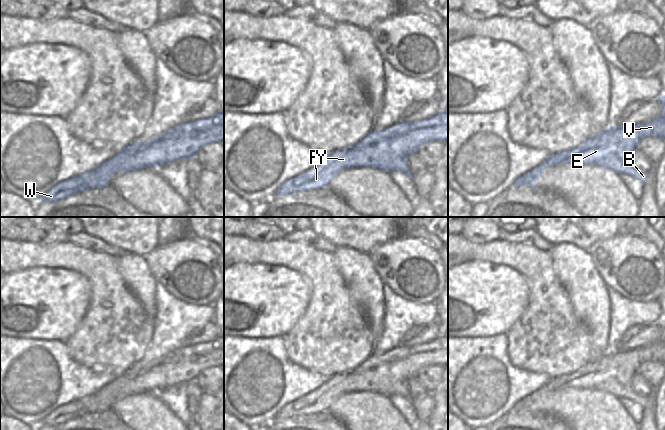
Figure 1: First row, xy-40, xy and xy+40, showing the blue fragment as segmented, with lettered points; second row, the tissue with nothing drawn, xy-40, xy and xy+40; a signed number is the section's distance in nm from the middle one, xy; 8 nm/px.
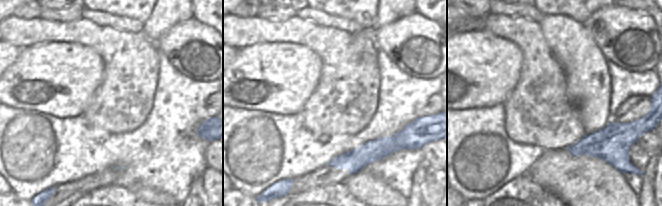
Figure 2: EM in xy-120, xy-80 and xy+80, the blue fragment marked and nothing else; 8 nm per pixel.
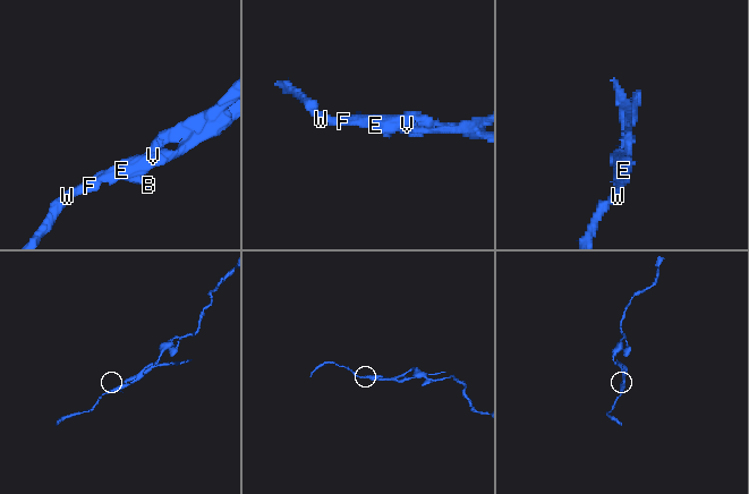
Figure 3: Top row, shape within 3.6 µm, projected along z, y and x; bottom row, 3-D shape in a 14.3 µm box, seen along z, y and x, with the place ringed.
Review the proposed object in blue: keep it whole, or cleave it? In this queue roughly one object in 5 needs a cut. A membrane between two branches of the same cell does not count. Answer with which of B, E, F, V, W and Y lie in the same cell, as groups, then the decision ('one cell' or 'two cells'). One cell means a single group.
groups B E / F V W Y; two cells

